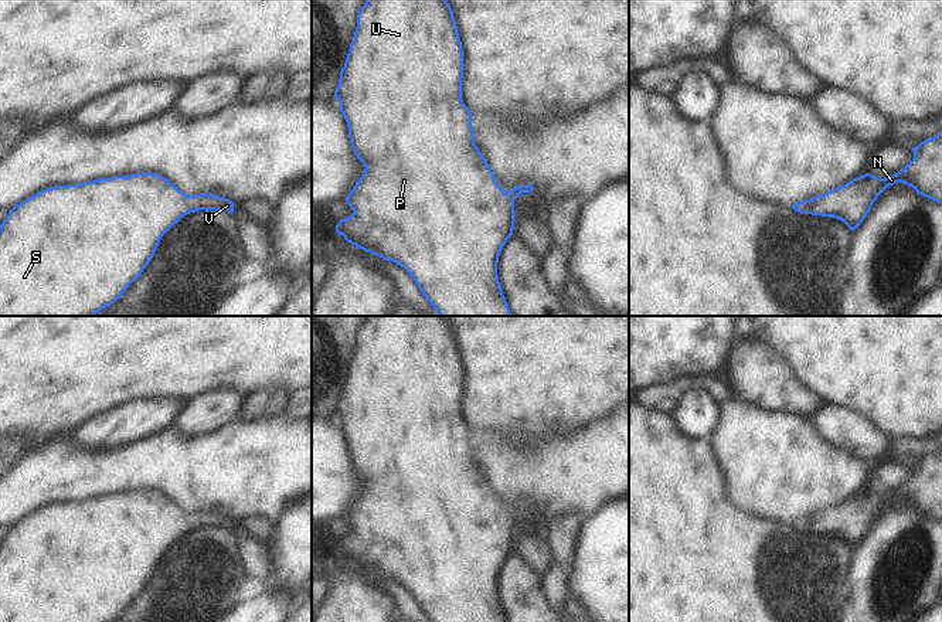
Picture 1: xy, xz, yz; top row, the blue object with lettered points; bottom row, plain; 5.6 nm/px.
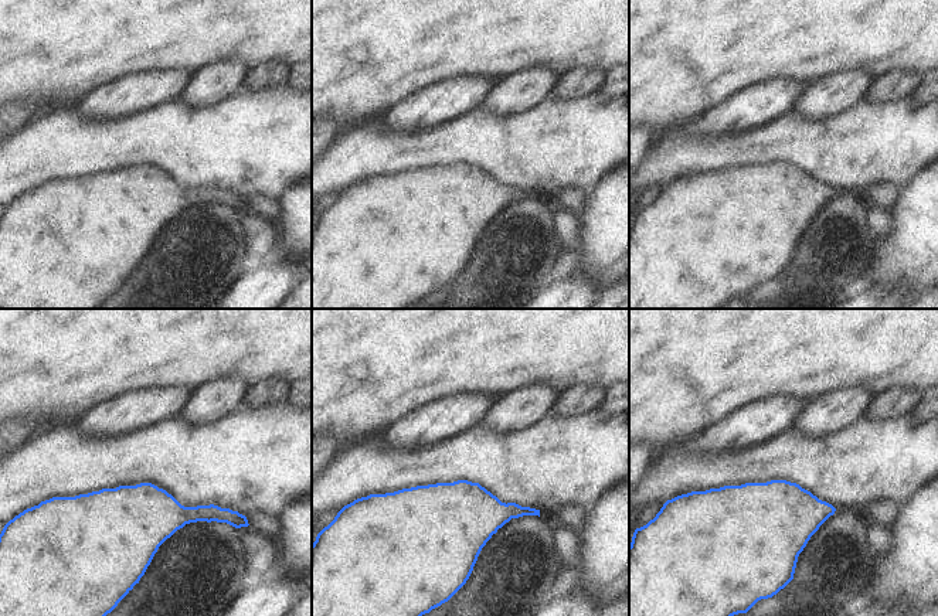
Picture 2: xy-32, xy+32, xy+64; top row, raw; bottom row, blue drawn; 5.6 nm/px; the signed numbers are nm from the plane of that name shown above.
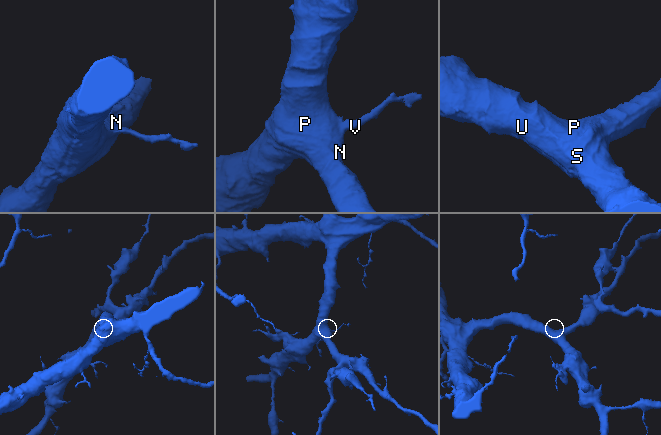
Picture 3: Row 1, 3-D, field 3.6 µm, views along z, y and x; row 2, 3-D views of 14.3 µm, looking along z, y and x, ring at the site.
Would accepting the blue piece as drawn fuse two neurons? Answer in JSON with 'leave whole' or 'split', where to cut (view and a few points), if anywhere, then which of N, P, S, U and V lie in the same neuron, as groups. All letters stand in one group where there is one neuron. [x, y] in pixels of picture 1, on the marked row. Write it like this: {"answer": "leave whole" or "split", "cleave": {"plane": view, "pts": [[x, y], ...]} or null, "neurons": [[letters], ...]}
{"answer": "leave whole", "cleave": null, "neurons": [["N", "P", "S", "U", "V"]]}

